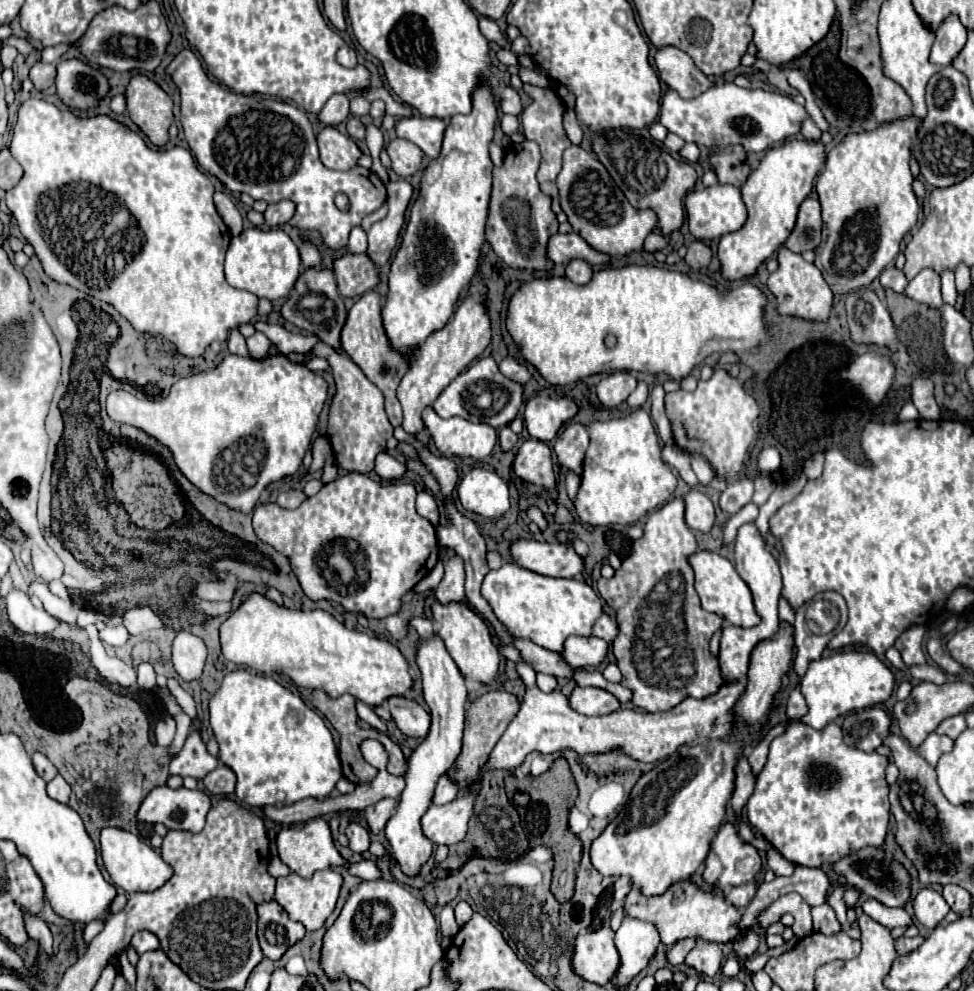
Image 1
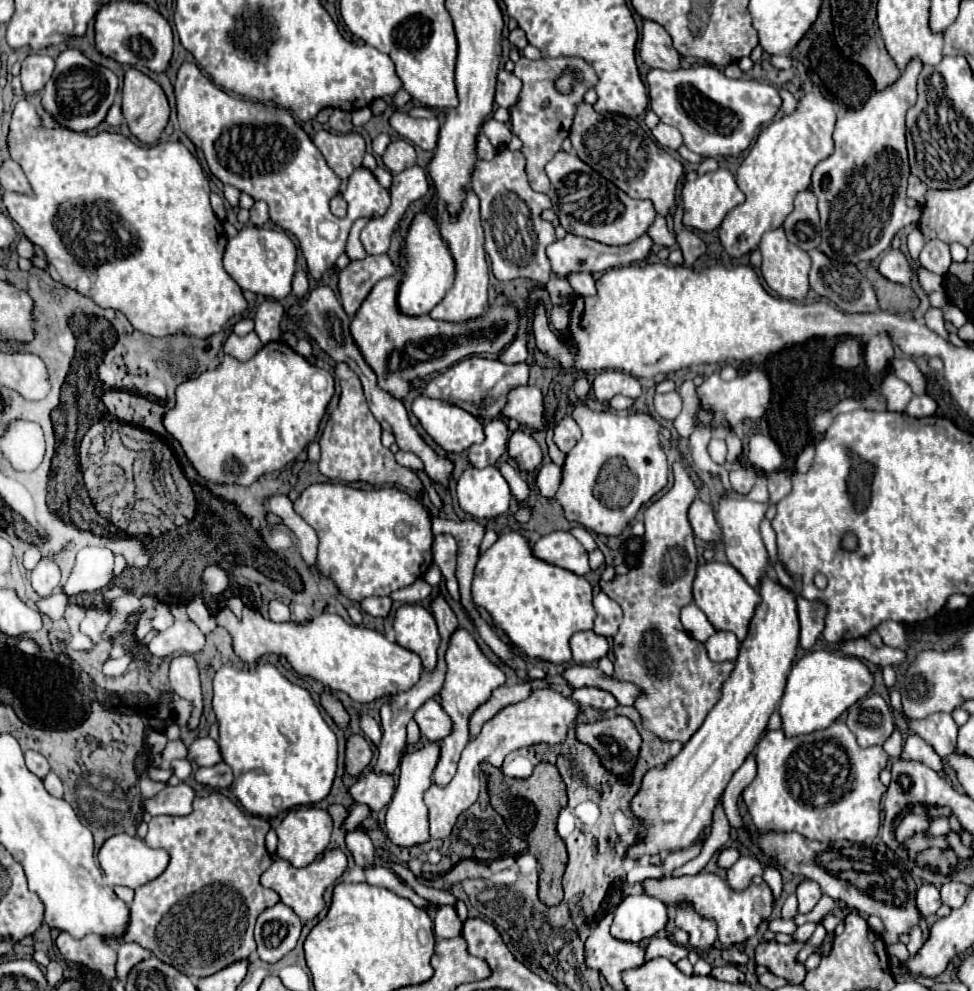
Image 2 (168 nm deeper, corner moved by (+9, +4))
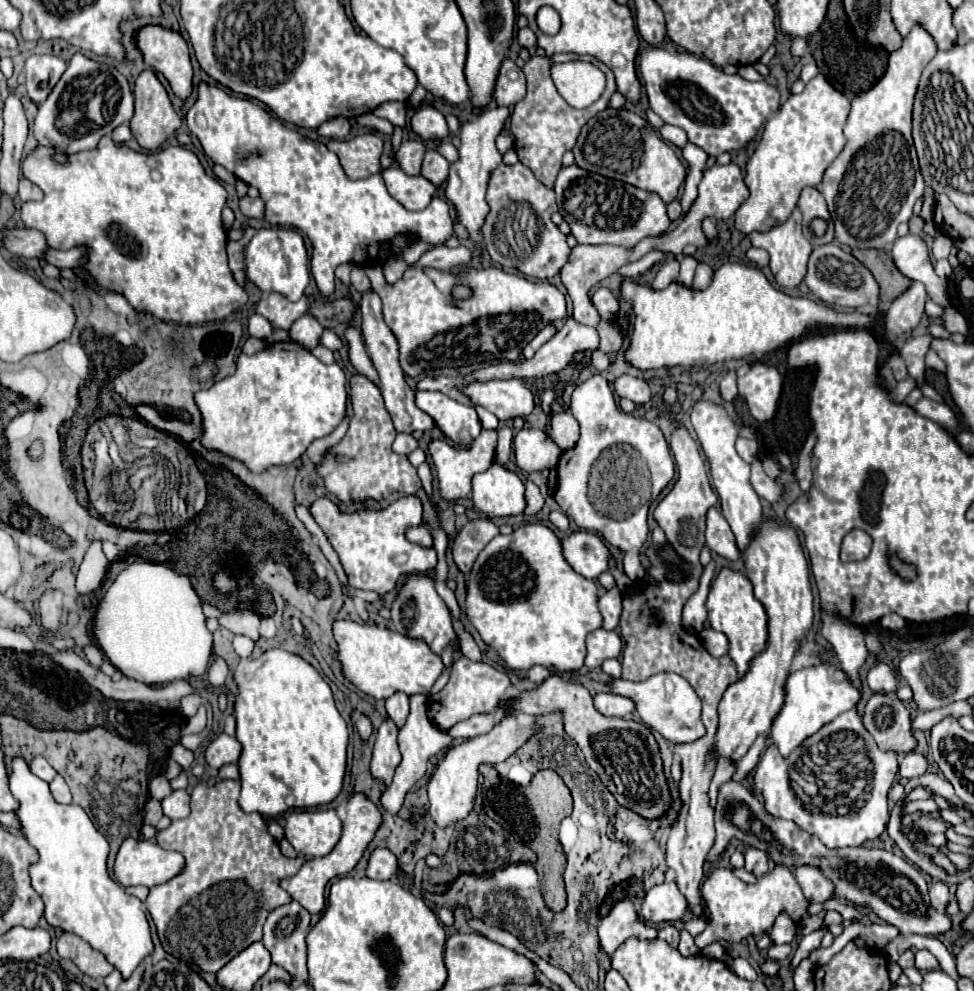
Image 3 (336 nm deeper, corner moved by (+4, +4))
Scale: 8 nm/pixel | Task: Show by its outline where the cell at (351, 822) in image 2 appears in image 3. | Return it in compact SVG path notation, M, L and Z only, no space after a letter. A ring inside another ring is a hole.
M444 672L444 674L436 680L436 684L432 686L432 690L430 690L428 694L410 696L410 716L408 716L408 720L406 720L406 726L404 726L404 728L400 730L400 734L398 734L398 746L400 746L402 762L400 762L400 766L396 768L396 774L394 774L392 784L390 784L390 786L382 792L382 796L380 796L382 808L384 808L386 812L390 812L390 814L396 814L396 812L400 810L406 792L426 774L426 762L430 760L430 756L436 756L442 748L446 748L446 746L452 744L452 738L450 738L448 734L442 734L438 728L434 728L432 722L430 722L428 716L426 716L426 700L428 700L432 694L436 694L438 690L442 690L446 682L448 682L448 672Z

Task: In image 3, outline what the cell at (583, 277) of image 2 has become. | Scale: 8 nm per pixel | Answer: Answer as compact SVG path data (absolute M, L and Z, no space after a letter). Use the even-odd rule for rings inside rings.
M598 288L592 294L592 304L604 320L614 320L618 316L618 300L608 288Z

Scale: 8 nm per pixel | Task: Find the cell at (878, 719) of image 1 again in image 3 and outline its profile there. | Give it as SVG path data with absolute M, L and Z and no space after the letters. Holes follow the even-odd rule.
M872 694L872 698L864 706L864 728L872 734L880 750L894 750L906 754L916 748L916 740L910 732L910 712L896 694Z

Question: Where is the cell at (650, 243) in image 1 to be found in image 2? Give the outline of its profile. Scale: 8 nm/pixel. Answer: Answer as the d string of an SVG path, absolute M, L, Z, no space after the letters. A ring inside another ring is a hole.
M657 216L657 218L655 218L655 222L653 222L653 226L649 228L649 232L647 232L647 234L653 238L653 242L655 242L657 246L671 248L671 246L675 244L675 236L669 232L667 222L665 222L665 218L663 218L663 216Z

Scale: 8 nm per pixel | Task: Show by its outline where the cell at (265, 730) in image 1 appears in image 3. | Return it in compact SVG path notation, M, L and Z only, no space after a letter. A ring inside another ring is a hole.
M268 650L260 658L240 660L234 670L238 696L234 700L236 738L242 744L240 766L240 808L262 816L278 816L290 808L314 808L332 802L342 788L346 772L348 728L336 710L332 690L300 656L284 650Z

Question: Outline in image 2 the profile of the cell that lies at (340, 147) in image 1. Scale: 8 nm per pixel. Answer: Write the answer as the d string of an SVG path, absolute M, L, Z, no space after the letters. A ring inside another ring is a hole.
M321 130L313 138L315 146L325 156L329 168L341 178L345 184L355 168L361 166L365 154L365 140L361 134L335 134Z

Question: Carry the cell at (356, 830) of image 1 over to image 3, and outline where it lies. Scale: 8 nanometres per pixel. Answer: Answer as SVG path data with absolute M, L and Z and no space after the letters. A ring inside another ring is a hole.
M374 848L366 866L366 876L374 880L390 880L398 870L396 856L386 848Z

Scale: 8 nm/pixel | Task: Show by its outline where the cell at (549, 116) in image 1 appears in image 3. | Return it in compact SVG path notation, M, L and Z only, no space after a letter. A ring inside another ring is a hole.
M554 54L552 56L554 62L566 62L566 60L588 60L592 64L596 64L604 74L606 74L606 90L604 94L588 108L584 110L576 110L572 106L566 104L566 100L562 100L562 96L558 94L552 78L550 78L550 60L544 56L532 56L526 64L524 64L524 74L528 80L528 94L524 96L524 100L520 100L510 116L510 130L514 136L514 150L518 152L518 158L524 166L528 166L532 170L532 174L546 186L552 188L558 170L562 168L562 156L566 150L572 150L572 146L576 144L576 138L582 130L582 126L596 116L600 110L604 110L608 106L608 98L610 94L616 90L614 84L614 76L612 70L598 62L592 56L578 56L578 54Z

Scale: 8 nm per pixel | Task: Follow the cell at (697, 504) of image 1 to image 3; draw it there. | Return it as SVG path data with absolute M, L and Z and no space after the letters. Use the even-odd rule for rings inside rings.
M710 508L706 514L706 546L728 560L736 560L740 556L734 534L716 508Z

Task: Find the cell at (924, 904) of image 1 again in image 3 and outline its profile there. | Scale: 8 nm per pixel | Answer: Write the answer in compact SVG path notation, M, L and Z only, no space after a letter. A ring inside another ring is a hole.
M934 882L930 886L930 902L932 902L932 908L936 908L938 912L946 910L946 906L950 902L950 892L944 882Z

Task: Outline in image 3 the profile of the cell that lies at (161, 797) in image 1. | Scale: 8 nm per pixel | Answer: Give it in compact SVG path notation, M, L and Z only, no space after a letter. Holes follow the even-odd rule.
M174 790L168 798L162 800L164 816L170 820L174 818L186 818L190 814L190 794L186 790Z

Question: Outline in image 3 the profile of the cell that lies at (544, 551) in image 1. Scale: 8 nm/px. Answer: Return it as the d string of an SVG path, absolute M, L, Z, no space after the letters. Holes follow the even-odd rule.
M572 532L562 542L566 562L584 578L598 578L608 570L608 546L594 532Z

